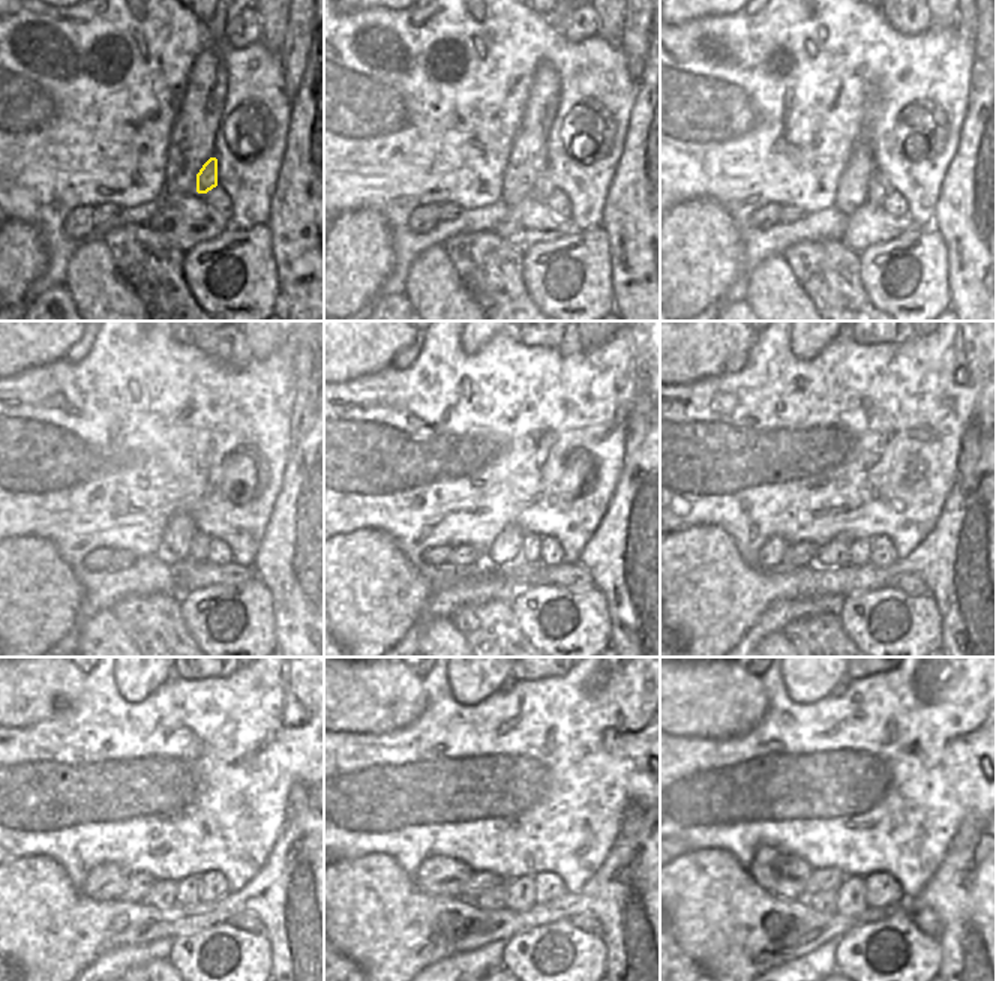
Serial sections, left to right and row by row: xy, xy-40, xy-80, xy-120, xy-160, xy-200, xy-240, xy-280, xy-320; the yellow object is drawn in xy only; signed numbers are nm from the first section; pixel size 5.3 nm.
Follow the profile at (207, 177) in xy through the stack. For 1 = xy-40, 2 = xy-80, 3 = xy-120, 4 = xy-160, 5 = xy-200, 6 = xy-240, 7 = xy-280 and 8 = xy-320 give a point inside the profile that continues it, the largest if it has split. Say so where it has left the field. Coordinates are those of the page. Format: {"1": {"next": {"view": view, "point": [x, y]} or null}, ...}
{"1": {"next": {"view": "xy-40", "point": [543, 188]}}, "2": {"next": {"view": "xy-80", "point": [878, 188]}}, "3": {"next": {"view": "xy-120", "point": [198, 549]}}, "4": {"next": {"view": "xy-160", "point": [531, 548]}}, "5": {"next": {"view": "xy-200", "point": [860, 549]}}, "6": {"next": {"view": "xy-240", "point": [188, 888]}}, "7": {"next": {"view": "xy-280", "point": [521, 896]}}, "8": {"next": {"view": "xy-320", "point": [849, 897]}}}

